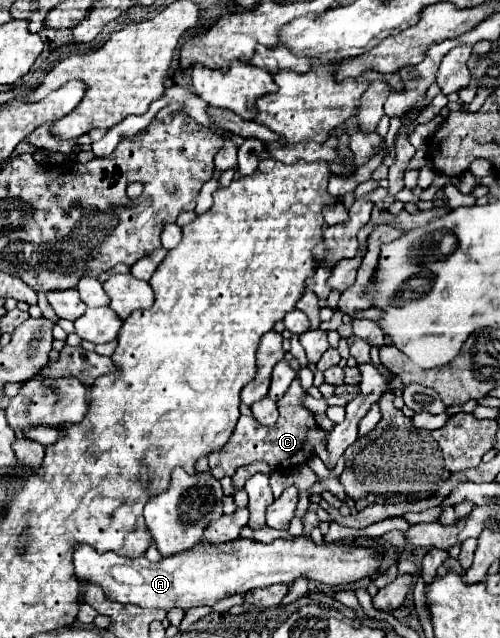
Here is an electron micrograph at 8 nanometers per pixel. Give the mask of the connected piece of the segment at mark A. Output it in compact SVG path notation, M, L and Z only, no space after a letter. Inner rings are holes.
M304 536L294 540L278 538L270 544L242 538L228 544L198 542L180 554L162 558L160 562L150 562L146 556L118 556L116 552L100 554L88 544L78 544L74 548L74 572L80 582L100 586L104 594L114 602L164 610L214 606L226 596L244 594L280 582L294 582L304 574L310 580L318 580L330 586L342 586L372 576L378 568L380 558L372 548L356 548L342 542L316 546L310 538Z

